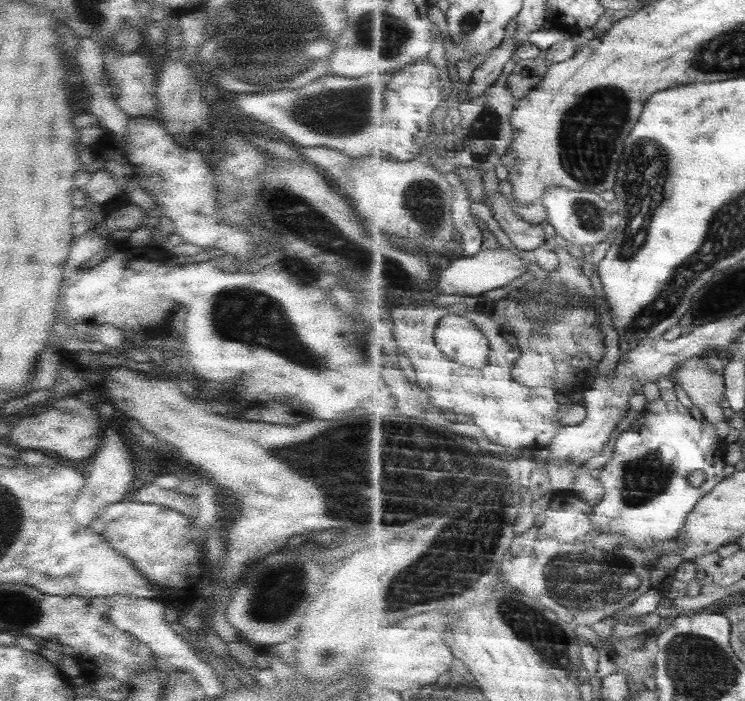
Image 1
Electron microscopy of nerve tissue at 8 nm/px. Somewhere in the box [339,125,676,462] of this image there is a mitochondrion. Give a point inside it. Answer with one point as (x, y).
(644, 183)

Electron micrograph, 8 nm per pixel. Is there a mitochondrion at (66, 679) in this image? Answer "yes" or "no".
no

